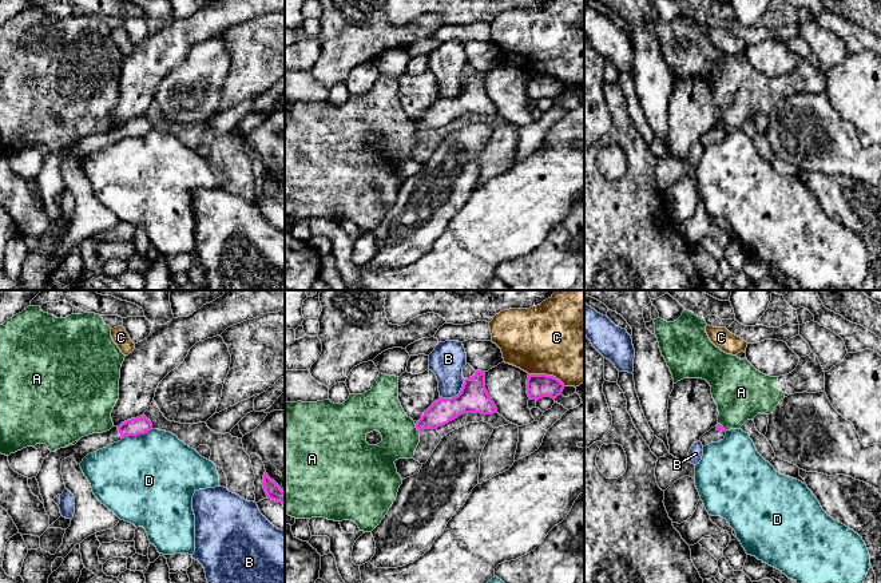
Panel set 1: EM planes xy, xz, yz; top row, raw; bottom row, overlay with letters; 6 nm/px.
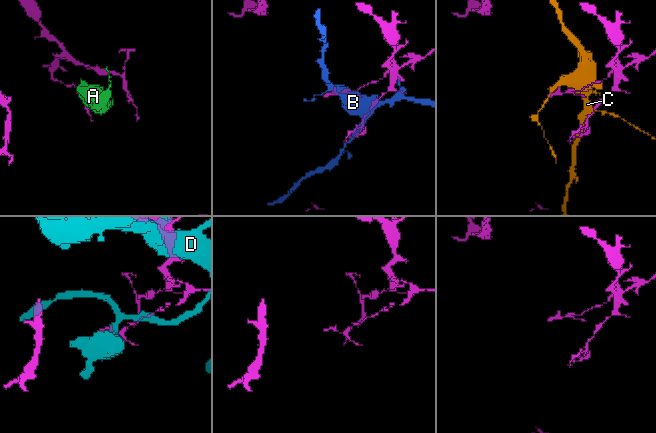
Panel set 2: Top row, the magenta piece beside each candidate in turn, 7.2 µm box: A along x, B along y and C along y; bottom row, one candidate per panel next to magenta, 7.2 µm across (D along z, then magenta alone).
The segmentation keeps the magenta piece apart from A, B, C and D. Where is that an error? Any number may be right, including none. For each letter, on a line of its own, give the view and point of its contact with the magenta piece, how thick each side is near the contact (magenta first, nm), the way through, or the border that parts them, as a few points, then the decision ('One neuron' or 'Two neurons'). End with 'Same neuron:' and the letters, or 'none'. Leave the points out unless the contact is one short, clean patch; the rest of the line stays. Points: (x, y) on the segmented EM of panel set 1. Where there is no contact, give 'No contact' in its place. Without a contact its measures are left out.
A: Touches magenta at xz (416, 427). Thickness 150 nm (magenta) against 260 nm. Boundary: xz (415, 424), (419, 432). Two neurons
B: Touches magenta at xz (457, 395). Thickness 180 nm (magenta) against 200 nm. Two neurons
C: Touches magenta at xz (546, 375). Thickness 140 nm (magenta) against 480 nm. Two neurons
D: Touches magenta at xy (137, 435). Thickness 110 nm (magenta) against 500 nm. Two neurons
Same neuron: none

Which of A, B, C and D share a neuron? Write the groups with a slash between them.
A / B / C / D

